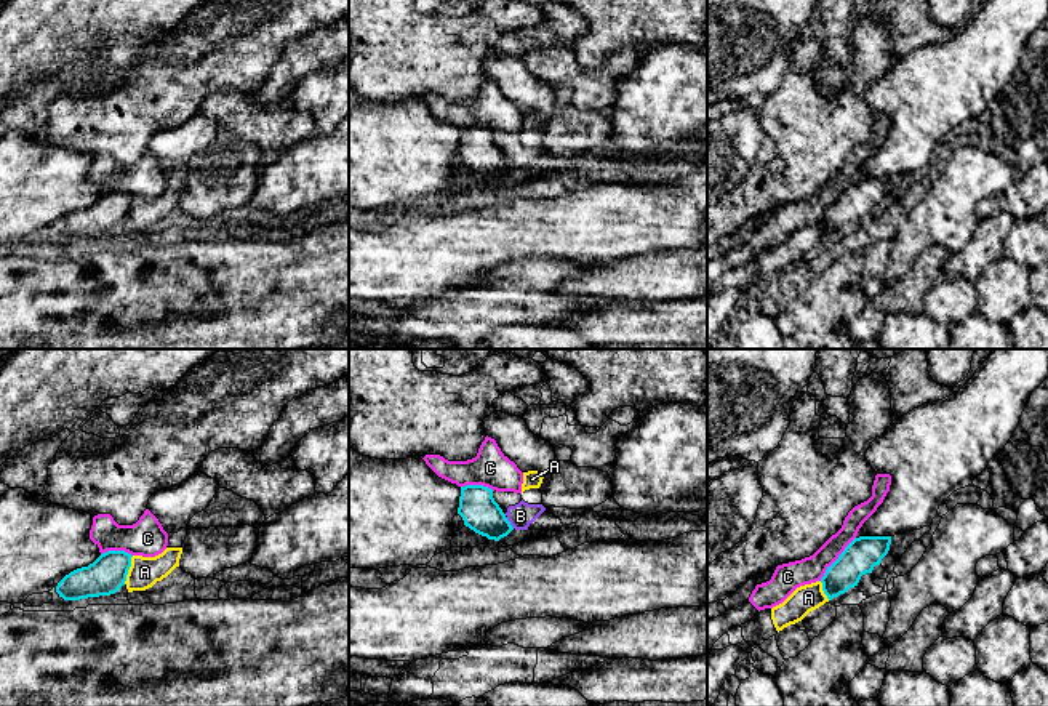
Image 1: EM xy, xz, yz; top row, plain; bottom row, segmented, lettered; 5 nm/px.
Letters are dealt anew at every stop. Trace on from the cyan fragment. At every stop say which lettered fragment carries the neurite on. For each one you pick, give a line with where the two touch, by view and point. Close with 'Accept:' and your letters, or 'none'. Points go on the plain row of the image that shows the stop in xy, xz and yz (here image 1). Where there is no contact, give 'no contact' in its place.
Accept: none

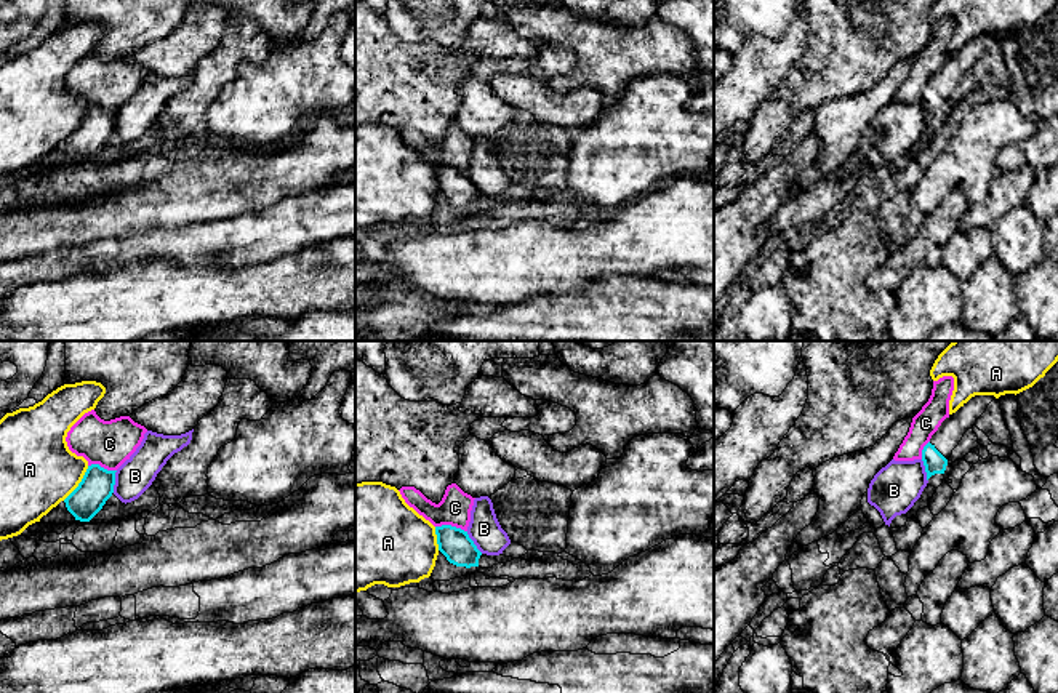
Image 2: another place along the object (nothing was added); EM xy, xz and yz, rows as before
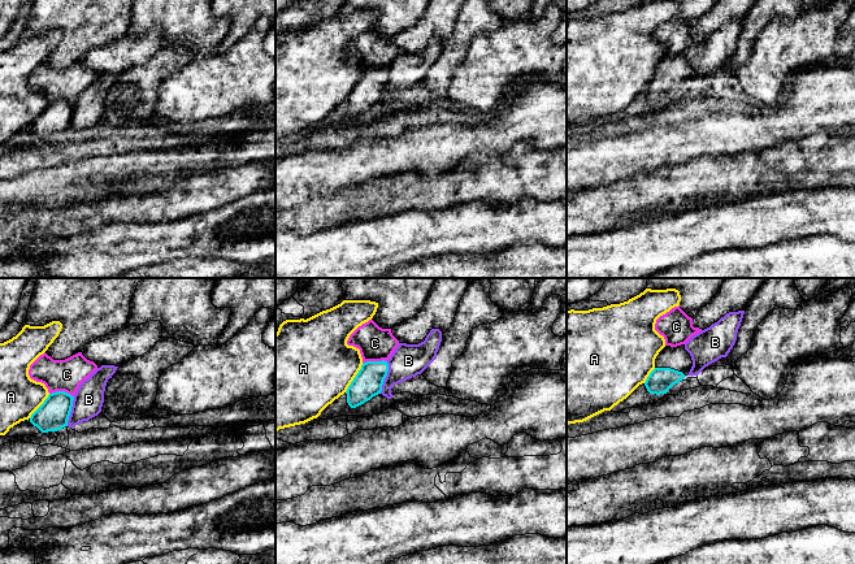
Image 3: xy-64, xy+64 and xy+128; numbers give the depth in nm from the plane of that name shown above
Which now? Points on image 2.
Accept: none

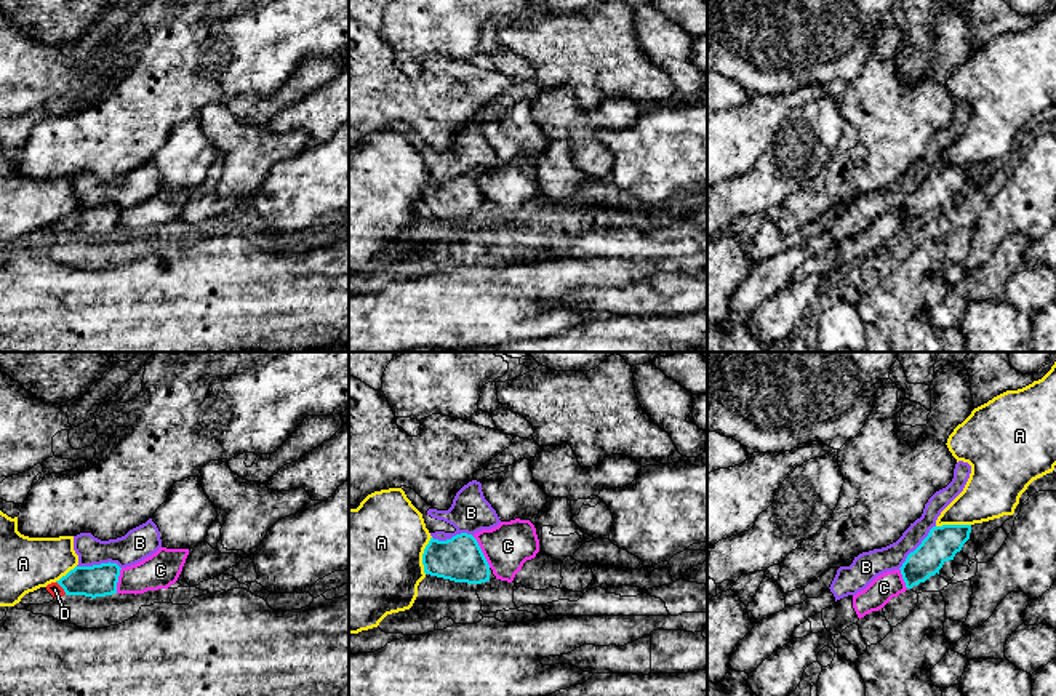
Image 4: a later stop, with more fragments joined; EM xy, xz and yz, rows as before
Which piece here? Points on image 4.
D: xy (61, 228)
Accept: D

